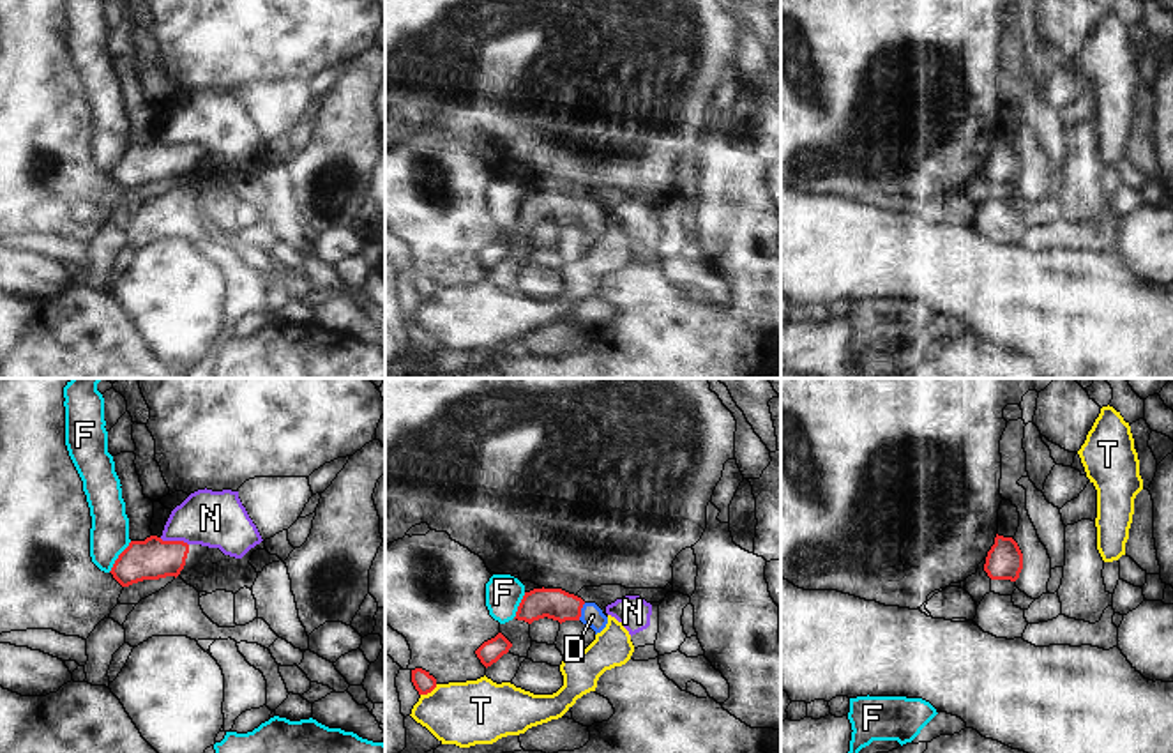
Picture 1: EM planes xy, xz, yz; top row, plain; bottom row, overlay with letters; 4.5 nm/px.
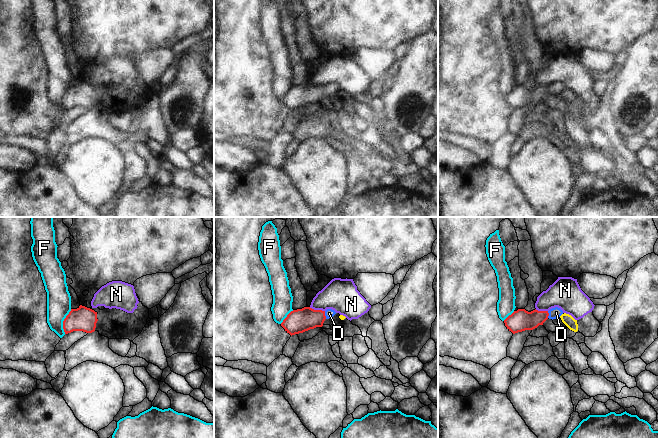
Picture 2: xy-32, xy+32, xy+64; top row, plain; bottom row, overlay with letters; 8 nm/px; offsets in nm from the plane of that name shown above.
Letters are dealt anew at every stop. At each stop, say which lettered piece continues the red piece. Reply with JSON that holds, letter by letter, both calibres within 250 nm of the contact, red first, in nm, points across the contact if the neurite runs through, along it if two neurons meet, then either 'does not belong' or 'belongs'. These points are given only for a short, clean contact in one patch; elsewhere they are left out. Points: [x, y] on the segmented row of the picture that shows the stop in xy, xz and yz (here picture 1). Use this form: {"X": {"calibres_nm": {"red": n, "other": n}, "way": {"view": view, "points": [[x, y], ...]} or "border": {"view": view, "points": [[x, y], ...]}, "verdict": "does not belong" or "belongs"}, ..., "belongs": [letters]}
{"D": {"calibres_nm": {"red": 140, "other": 100}, "way": {"view": "xz", "points": [[553, 603], [580, 612], [592, 616]]}, "verdict": "belongs"}, "F": {"calibres_nm": {"red": 190, "other": 180}, "border": {"view": "xy", "points": [[131, 541], [108, 571]]}, "verdict": "does not belong"}, "N": {"calibres_nm": {"red": 190, "other": 260}, "border": {"view": "xy", "points": [[159, 538], [188, 545]]}, "verdict": "does not belong"}, "T": {"calibres_nm": {"red": 90, "other": 300}, "verdict": "does not belong"}, "belongs": ["D"]}

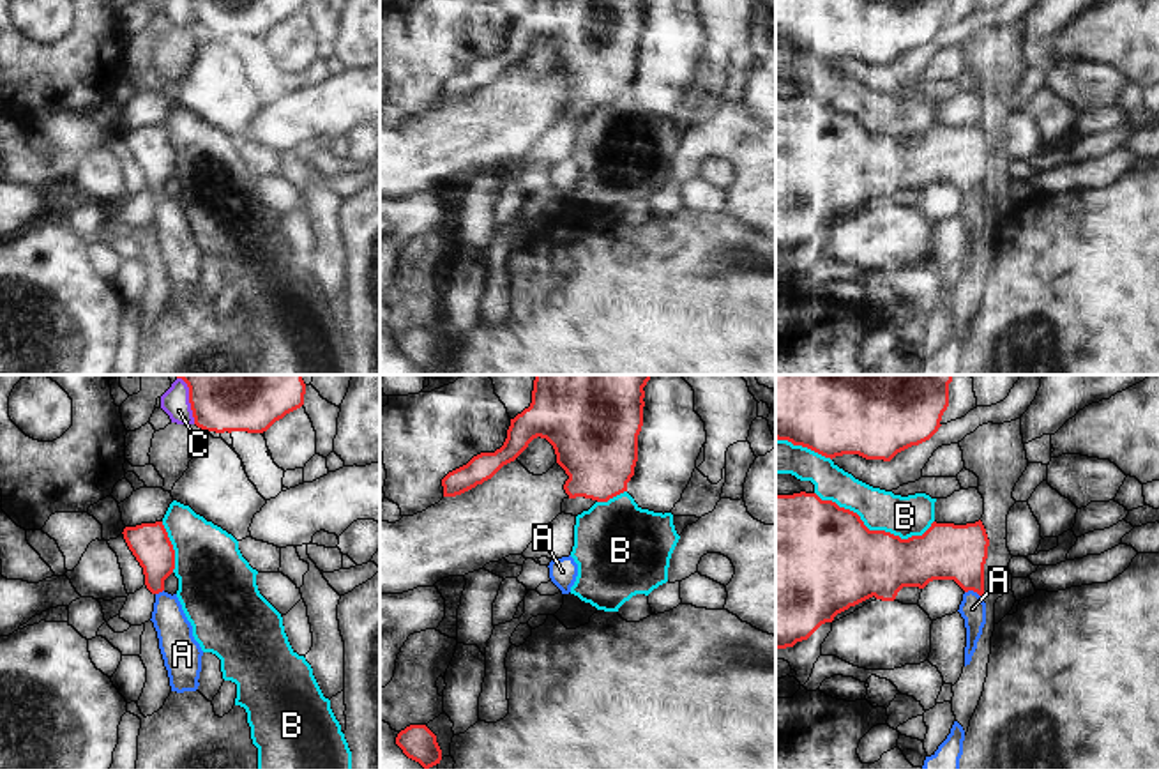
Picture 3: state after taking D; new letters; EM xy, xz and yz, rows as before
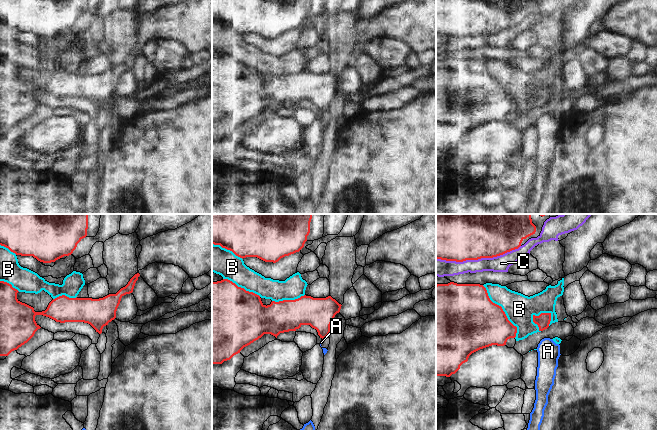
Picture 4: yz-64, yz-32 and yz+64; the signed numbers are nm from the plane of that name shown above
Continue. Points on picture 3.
{"A": {"calibres_nm": {"red": 260, "other": 120}, "way": {"view": "yz", "points": [[944, 552], [970, 578], [974, 591], [972, 609]]}, "verdict": "belongs"}, "B": {"calibres_nm": {"red": 460, "other": 190}, "verdict": "does not belong"}, "C": {"calibres_nm": {"red": 480, "other": 130}, "verdict": "does not belong"}, "belongs": ["A"]}

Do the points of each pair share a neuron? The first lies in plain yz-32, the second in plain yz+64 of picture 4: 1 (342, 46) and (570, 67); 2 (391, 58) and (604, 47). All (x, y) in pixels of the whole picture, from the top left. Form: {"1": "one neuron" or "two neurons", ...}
{"1": "two neurons", "2": "one neuron"}

